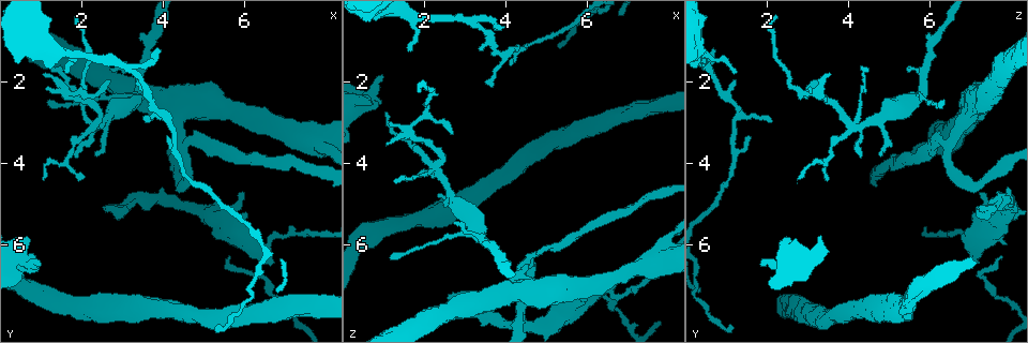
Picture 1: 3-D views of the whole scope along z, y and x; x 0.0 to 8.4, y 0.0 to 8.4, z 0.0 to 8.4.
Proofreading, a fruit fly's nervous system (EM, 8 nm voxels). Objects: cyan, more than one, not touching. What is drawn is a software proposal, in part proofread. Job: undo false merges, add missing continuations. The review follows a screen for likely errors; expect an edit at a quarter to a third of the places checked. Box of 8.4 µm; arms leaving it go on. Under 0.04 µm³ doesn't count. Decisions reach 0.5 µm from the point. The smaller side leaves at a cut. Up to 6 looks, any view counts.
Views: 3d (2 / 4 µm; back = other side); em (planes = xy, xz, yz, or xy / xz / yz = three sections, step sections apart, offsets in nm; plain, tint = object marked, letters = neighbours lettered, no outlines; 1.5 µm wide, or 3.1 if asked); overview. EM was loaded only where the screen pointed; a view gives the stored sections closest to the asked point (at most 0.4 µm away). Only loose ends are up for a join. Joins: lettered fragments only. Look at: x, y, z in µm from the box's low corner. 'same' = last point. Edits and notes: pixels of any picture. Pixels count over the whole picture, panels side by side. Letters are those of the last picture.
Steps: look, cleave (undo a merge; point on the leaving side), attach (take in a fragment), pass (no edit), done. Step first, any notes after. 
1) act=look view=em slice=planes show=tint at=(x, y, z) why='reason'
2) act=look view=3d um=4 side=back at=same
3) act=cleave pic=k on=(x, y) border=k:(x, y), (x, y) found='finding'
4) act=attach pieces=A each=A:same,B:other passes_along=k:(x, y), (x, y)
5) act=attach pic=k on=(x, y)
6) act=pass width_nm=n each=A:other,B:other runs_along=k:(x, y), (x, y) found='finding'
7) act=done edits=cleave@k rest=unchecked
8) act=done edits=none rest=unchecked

act=look view=em slice=yz step=4 show=tint at=(0.95, 6.50, 1.85) why='branch stops here'

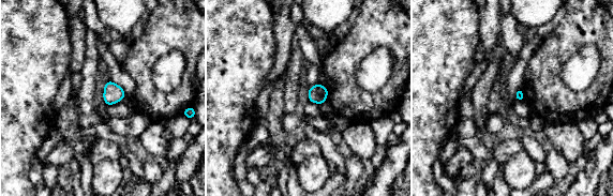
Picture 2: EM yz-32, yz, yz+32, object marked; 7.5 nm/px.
act=look view=em slice=planes show=letters at=same

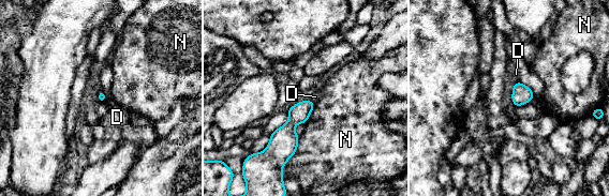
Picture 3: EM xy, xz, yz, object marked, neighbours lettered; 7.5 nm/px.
act=pass each=D:other,N:other border=3:(102, 89), (105, 101) found='no lettered fragment goes on from it'

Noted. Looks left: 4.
act=look view=3d um=2 at=(1.60, 1.75, 1.20) why='free end'

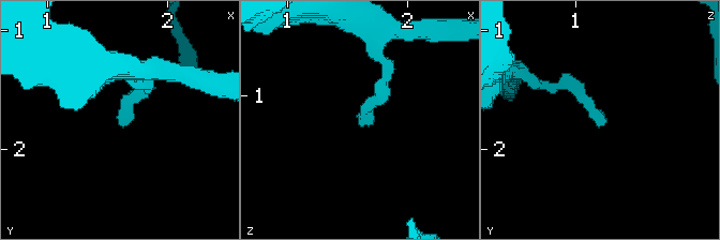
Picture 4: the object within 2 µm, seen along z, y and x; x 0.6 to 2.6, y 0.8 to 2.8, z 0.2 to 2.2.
act=look view=em slice=planes show=letters at=(1.60, 1.80, 1.22)

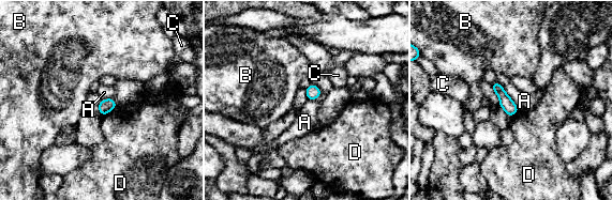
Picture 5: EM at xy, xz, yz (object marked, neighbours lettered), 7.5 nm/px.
act=pass longest_contact=A:200nm each=A:other,B:other,C:other,D:other border=5:(116, 105), (102, 116) found='no lettered fragment goes on from it'

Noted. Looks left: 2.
act=look view=em slice=xz step=4 show=letters at=(3.40, 2.30, 5.80) why='sudden change in width'

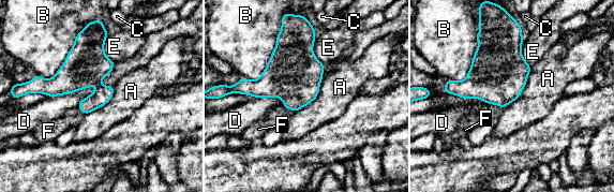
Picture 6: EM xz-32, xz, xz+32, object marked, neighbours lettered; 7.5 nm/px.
act=look view=em slice=planes show=letters at=same

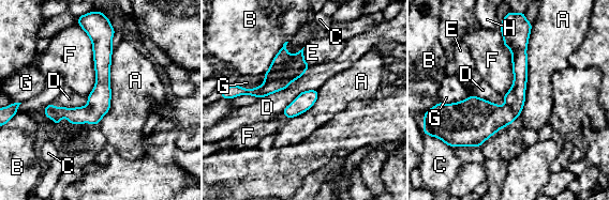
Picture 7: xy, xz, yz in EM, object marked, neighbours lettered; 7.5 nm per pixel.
act=pass width_nm=140 longest_contact=A:650nm each=A:other,B:other,C:other,D:other,E:other,F:other,G:other,H:other found='one cell here'

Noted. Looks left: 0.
act=done edits=none rest=unchecked

